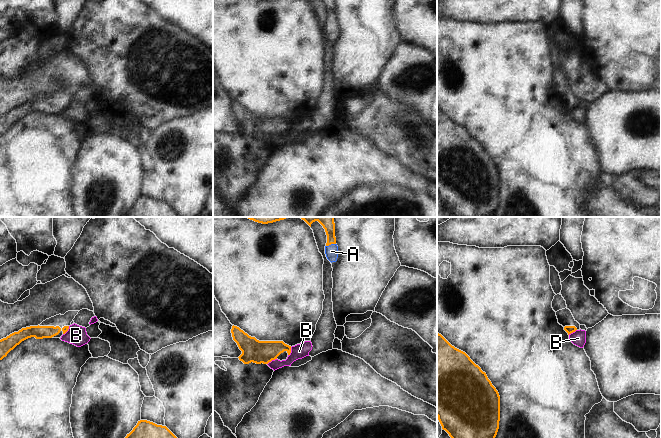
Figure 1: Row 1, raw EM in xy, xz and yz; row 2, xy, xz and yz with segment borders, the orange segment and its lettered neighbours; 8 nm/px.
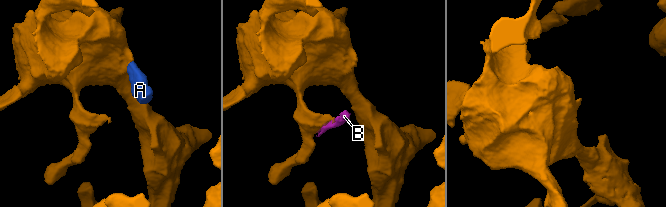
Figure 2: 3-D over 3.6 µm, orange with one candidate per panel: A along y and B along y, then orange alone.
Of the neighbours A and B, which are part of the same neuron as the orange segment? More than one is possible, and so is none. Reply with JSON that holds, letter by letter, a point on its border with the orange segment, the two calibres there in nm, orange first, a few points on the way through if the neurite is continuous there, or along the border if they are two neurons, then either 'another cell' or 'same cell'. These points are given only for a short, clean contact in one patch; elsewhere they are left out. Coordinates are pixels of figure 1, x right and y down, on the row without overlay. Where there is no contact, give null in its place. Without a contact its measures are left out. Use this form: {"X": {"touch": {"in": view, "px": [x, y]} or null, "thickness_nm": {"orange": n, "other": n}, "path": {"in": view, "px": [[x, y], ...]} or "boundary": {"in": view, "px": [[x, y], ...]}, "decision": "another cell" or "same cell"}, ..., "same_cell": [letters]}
{"A": {"touch": {"in": "xz", "px": [330, 20]}, "thickness_nm": {"orange": 80, "other": 110}, "path": {"in": "xz", "px": [[329, 4], [330, 20], [331, 27]]}, "decision": "same cell"}, "B": {"touch": {"in": "xz", "px": [271, 136]}, "thickness_nm": {"orange": 190, "other": 120}, "boundary": {"in": "xz", "px": [[276, 134], [267, 140]]}, "decision": "another cell"}, "same_cell": ["A"]}

